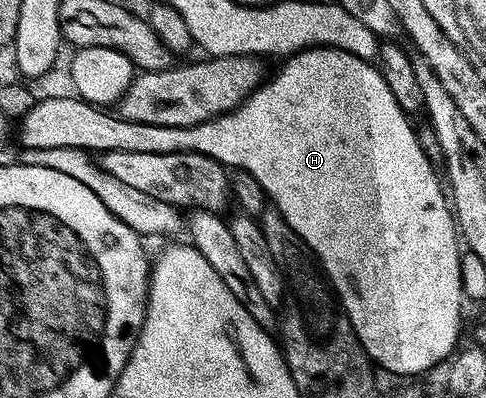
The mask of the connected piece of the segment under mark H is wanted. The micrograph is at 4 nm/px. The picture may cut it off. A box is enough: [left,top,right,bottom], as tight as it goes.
[20,48,463,373]

